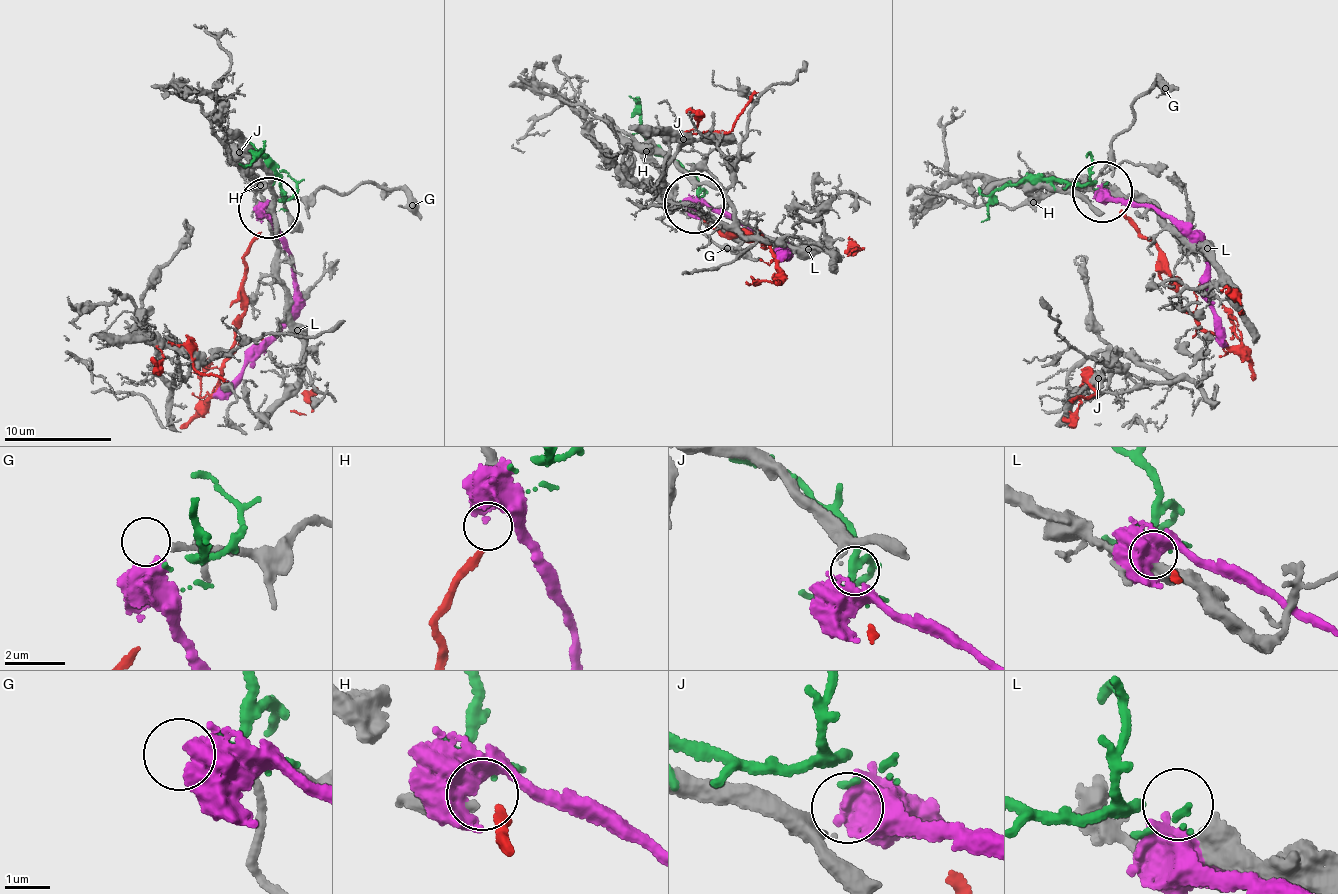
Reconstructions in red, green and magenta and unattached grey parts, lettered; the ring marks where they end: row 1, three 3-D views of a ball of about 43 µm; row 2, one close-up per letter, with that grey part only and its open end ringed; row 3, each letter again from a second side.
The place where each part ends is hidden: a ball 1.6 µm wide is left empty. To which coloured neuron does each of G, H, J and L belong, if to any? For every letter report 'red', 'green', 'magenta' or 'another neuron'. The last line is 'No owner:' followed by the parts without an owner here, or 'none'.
G: another neuron
H: red
J: magenta
L: green
No owner: G

